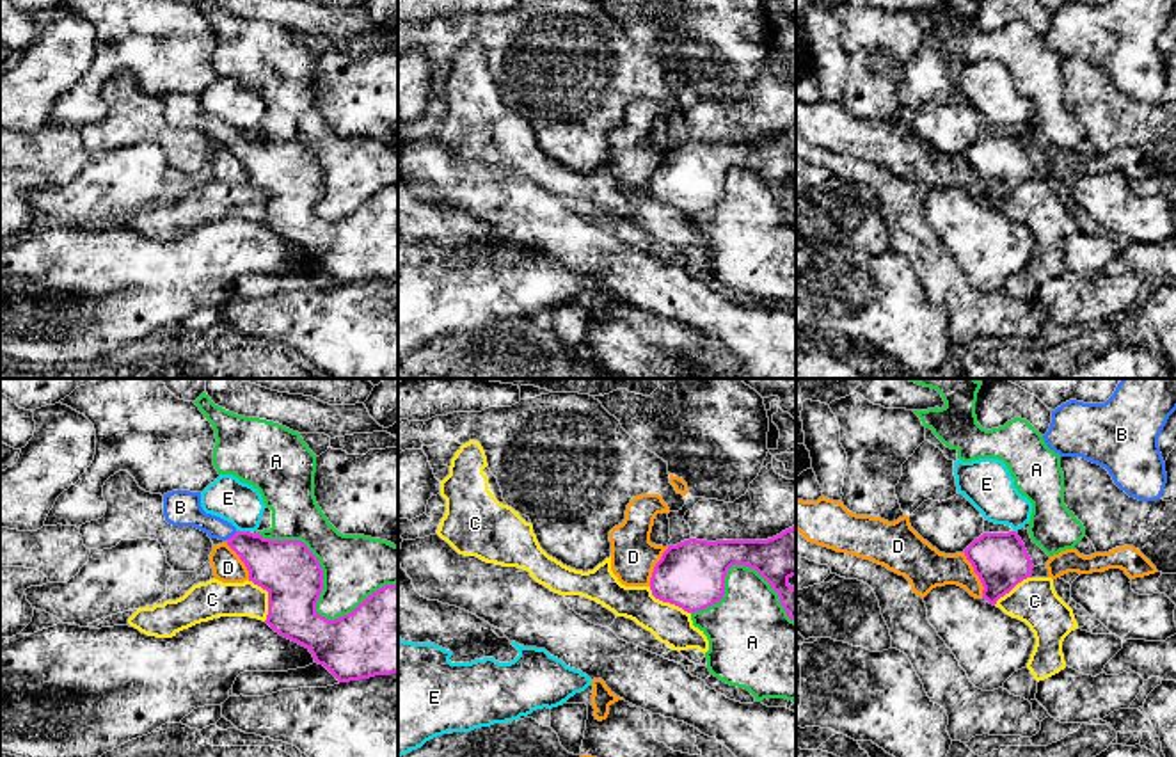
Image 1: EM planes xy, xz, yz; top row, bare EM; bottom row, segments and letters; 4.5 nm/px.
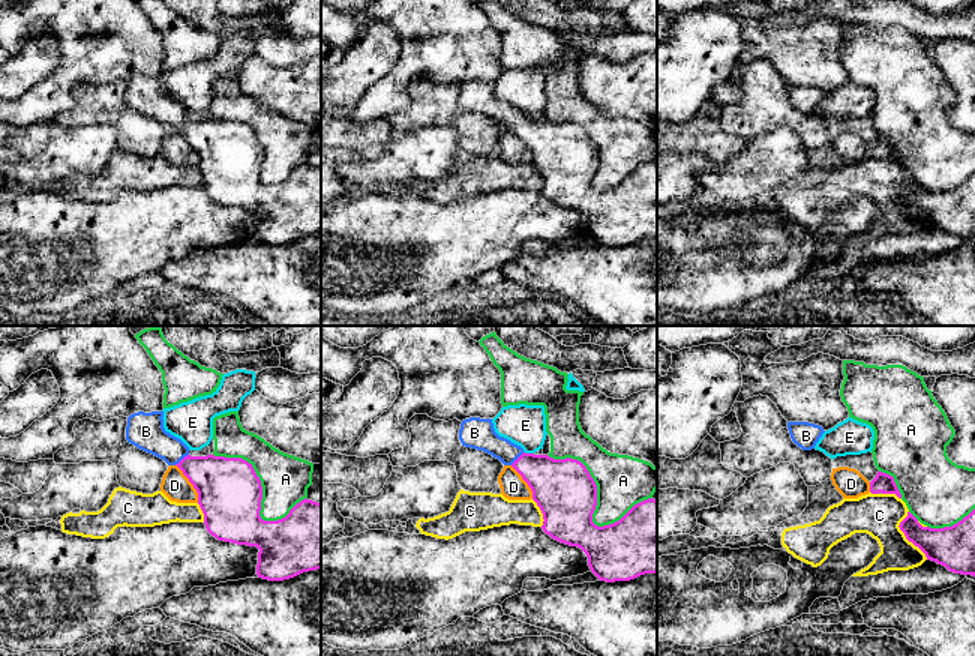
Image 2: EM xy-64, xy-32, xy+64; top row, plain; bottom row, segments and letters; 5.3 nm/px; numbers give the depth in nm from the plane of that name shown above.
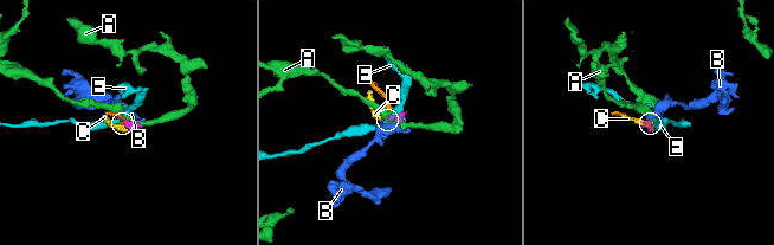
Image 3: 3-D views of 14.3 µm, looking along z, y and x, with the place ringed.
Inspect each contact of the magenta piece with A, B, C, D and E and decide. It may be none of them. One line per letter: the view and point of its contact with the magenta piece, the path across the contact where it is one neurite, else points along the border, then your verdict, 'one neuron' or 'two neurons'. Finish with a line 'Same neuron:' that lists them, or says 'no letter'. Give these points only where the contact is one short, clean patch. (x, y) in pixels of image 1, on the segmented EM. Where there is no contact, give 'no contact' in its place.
A: contact xy (318, 596); two neurons
B: contact xy (233, 535); way xy (276, 565), (233, 535), (201, 521), (185, 509); one neuron
C: contact xy (269, 597); two neurons
D: contact yz (976, 573); two neurons
E: contact xy (244, 532); border xy (237, 530), (249, 532); two neurons
Same neuron: B

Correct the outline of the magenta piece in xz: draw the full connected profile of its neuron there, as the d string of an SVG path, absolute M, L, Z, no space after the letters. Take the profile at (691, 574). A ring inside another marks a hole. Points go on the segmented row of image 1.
M796 524L767 540L689 538L668 546L650 578L652 595L687 613L702 611L723 599L732 565L755 569L796 622L796 588L789 585L796 576Z

